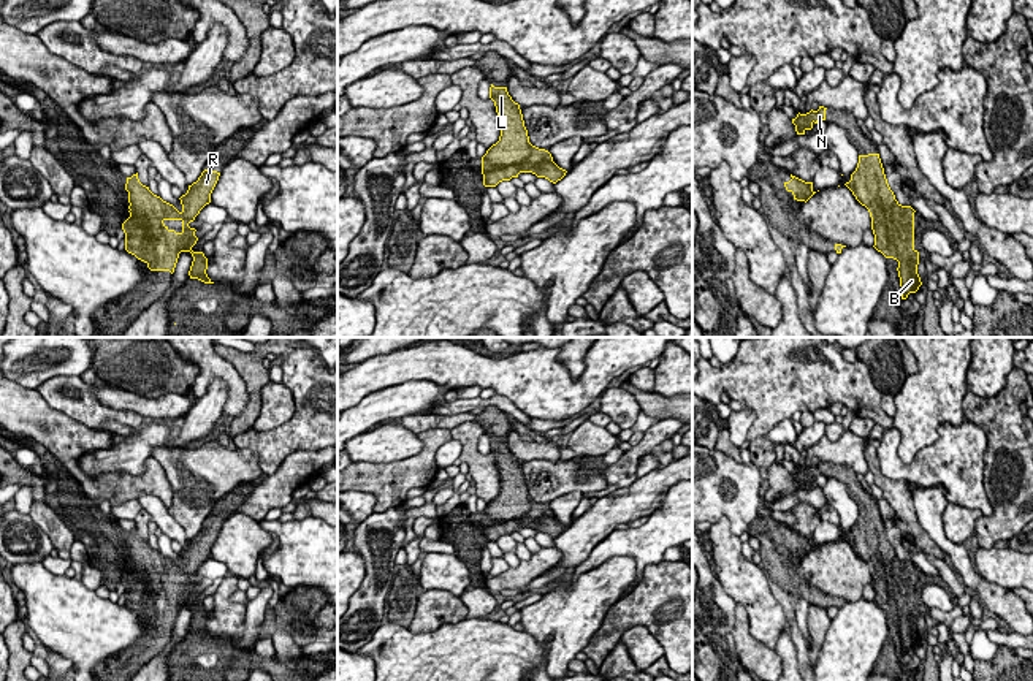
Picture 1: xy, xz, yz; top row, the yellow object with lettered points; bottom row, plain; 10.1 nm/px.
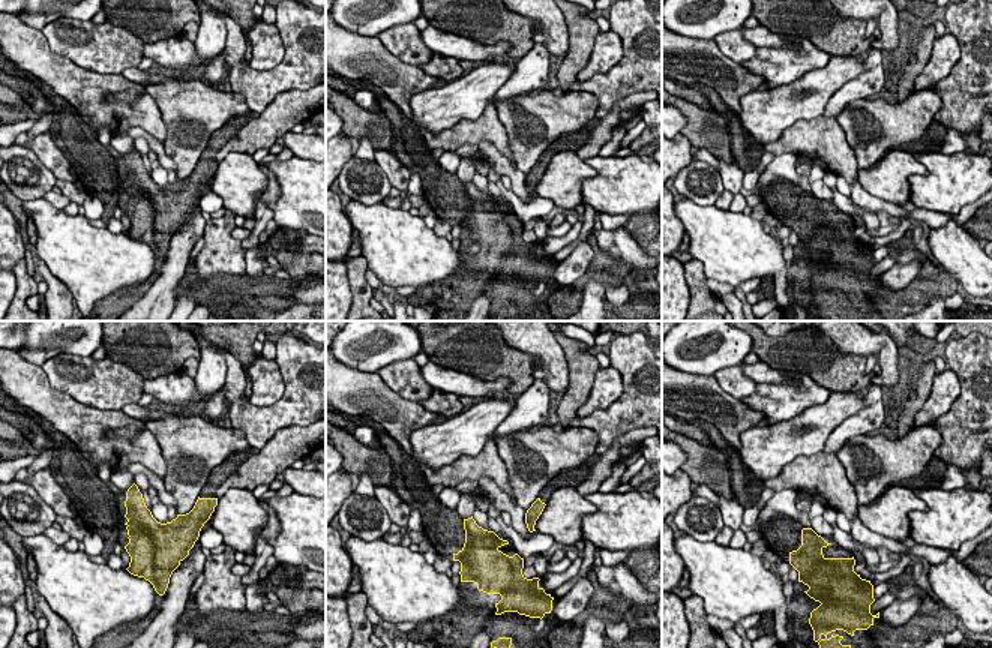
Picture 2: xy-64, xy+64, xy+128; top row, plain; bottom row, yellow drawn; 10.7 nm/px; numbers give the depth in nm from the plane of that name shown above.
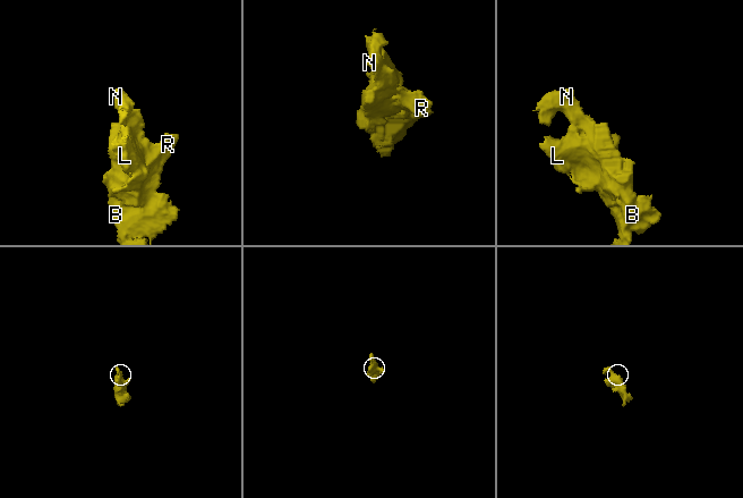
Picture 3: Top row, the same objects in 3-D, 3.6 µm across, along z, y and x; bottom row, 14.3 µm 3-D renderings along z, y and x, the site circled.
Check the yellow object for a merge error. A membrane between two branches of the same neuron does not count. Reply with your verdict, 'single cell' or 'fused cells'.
single cell

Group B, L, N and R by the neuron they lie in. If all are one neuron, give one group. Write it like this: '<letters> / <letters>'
B L N R

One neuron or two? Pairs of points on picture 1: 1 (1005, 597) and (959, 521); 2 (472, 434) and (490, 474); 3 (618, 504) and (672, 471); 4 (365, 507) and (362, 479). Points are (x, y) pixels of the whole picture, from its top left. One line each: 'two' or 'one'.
1: two
2: one
3: one
4: two

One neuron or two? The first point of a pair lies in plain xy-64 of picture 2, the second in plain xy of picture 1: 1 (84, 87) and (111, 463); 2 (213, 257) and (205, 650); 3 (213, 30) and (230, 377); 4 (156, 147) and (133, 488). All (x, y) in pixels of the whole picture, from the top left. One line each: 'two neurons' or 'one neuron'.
1: two neurons
2: two neurons
3: two neurons
4: two neurons

